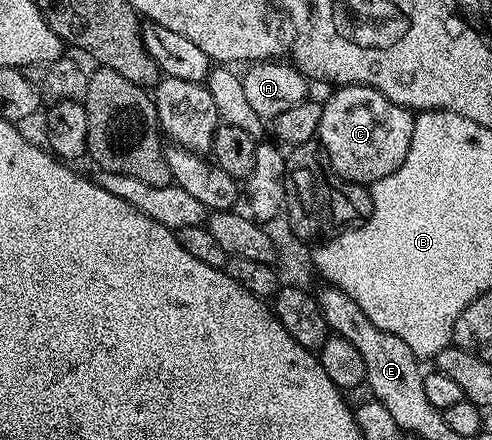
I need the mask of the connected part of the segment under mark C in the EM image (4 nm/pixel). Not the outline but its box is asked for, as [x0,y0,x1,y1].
[316,84,415,186]

